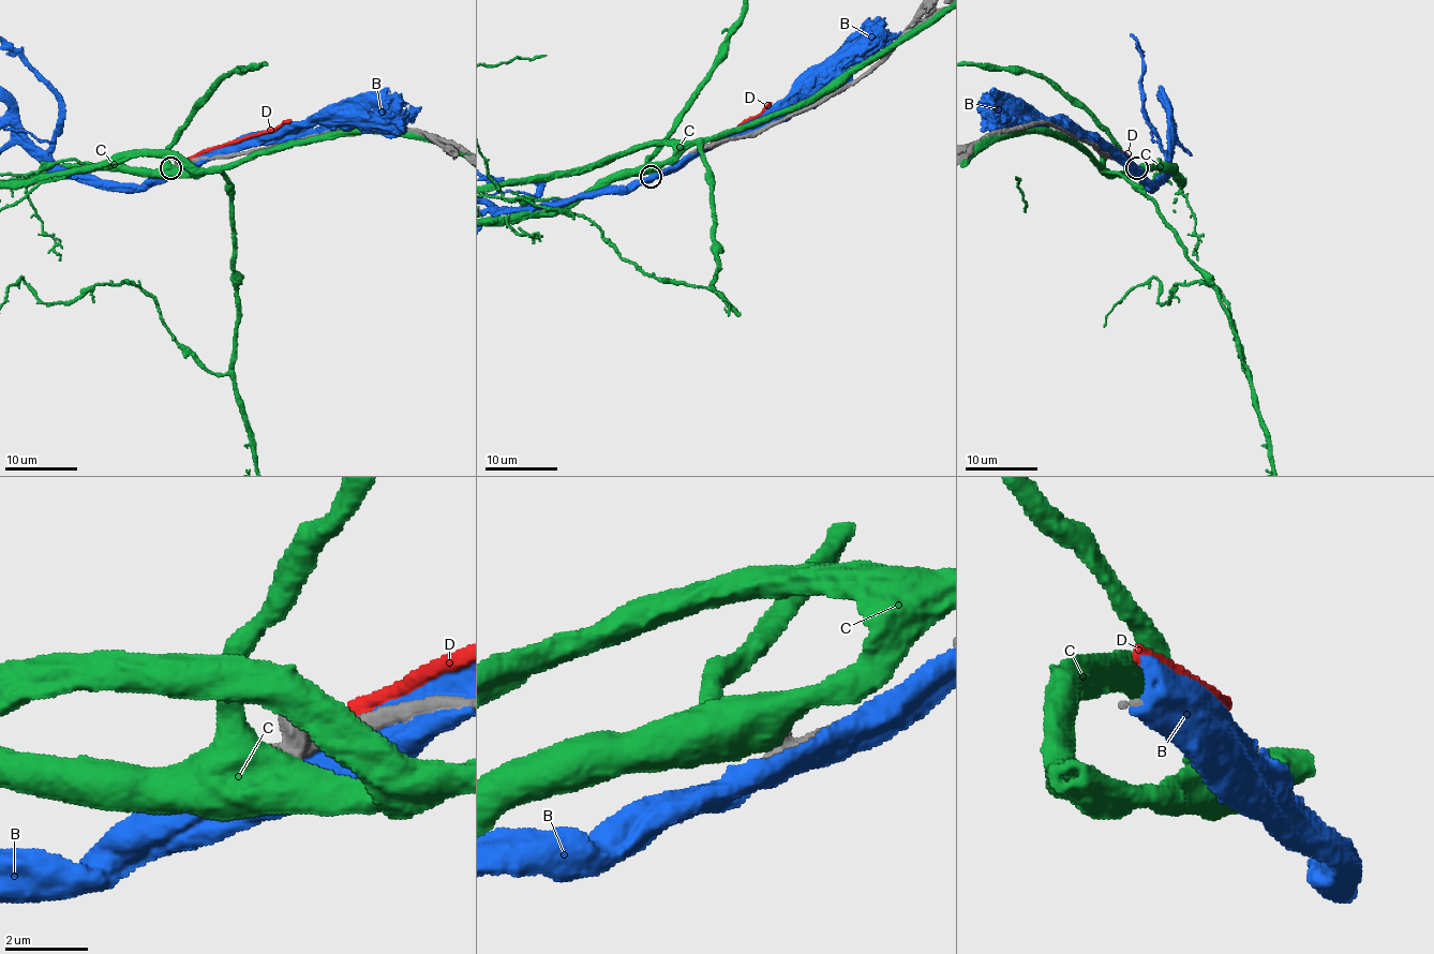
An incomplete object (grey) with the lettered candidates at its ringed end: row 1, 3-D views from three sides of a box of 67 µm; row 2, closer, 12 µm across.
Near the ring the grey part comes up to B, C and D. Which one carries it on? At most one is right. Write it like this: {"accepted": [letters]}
{"accepted": []}

